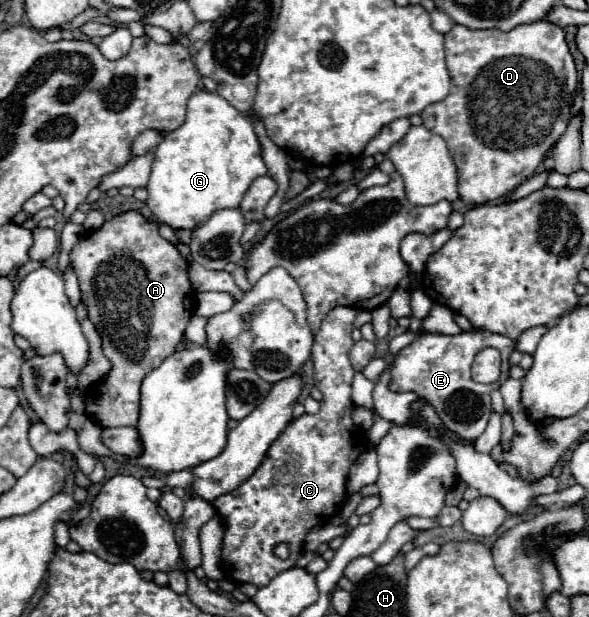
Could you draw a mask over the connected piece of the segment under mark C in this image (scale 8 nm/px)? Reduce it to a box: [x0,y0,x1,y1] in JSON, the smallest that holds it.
[214,306,368,588]

